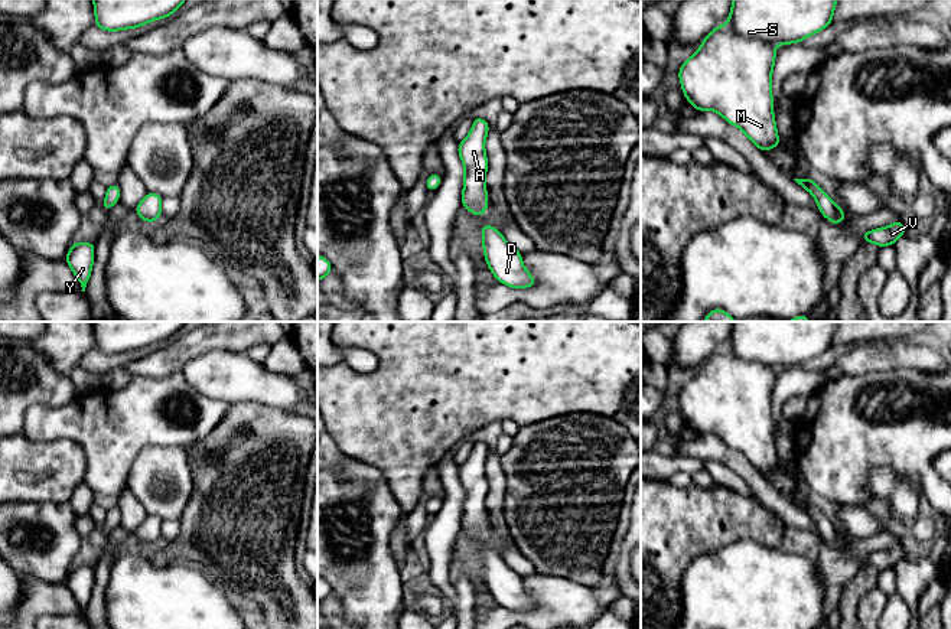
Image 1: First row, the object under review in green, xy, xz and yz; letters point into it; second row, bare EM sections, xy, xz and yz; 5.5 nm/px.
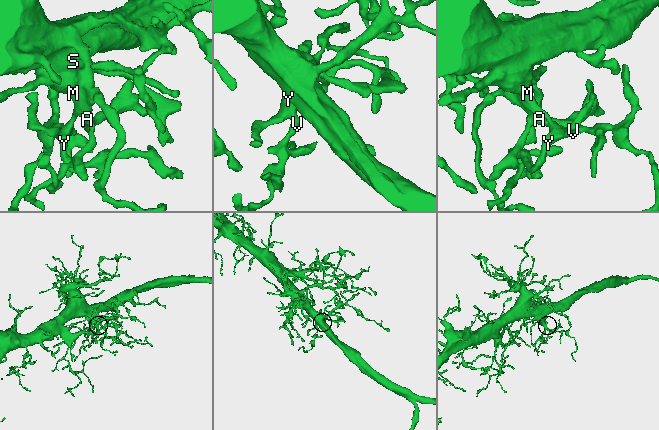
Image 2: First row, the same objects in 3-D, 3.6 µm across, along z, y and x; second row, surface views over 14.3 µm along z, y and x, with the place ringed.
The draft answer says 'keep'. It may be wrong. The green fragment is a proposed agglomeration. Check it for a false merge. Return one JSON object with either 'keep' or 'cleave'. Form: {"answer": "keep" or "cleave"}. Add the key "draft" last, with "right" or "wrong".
{"answer": "keep", "draft": "right"}

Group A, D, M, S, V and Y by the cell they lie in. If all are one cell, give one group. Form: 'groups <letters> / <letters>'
groups A D M S V Y

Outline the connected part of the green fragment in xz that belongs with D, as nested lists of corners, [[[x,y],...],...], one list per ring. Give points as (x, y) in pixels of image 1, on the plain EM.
[[[481,548],[482,570],[488,591],[496,604],[512,610],[527,612],[535,609],[535,602],[522,587],[522,577],[515,573],[492,548]]]

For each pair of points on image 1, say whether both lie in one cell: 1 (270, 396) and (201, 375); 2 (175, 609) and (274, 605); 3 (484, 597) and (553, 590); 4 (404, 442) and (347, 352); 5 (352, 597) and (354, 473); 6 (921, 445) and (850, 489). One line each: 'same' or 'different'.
1: same
2: different
3: same
4: different
5: same
6: same

